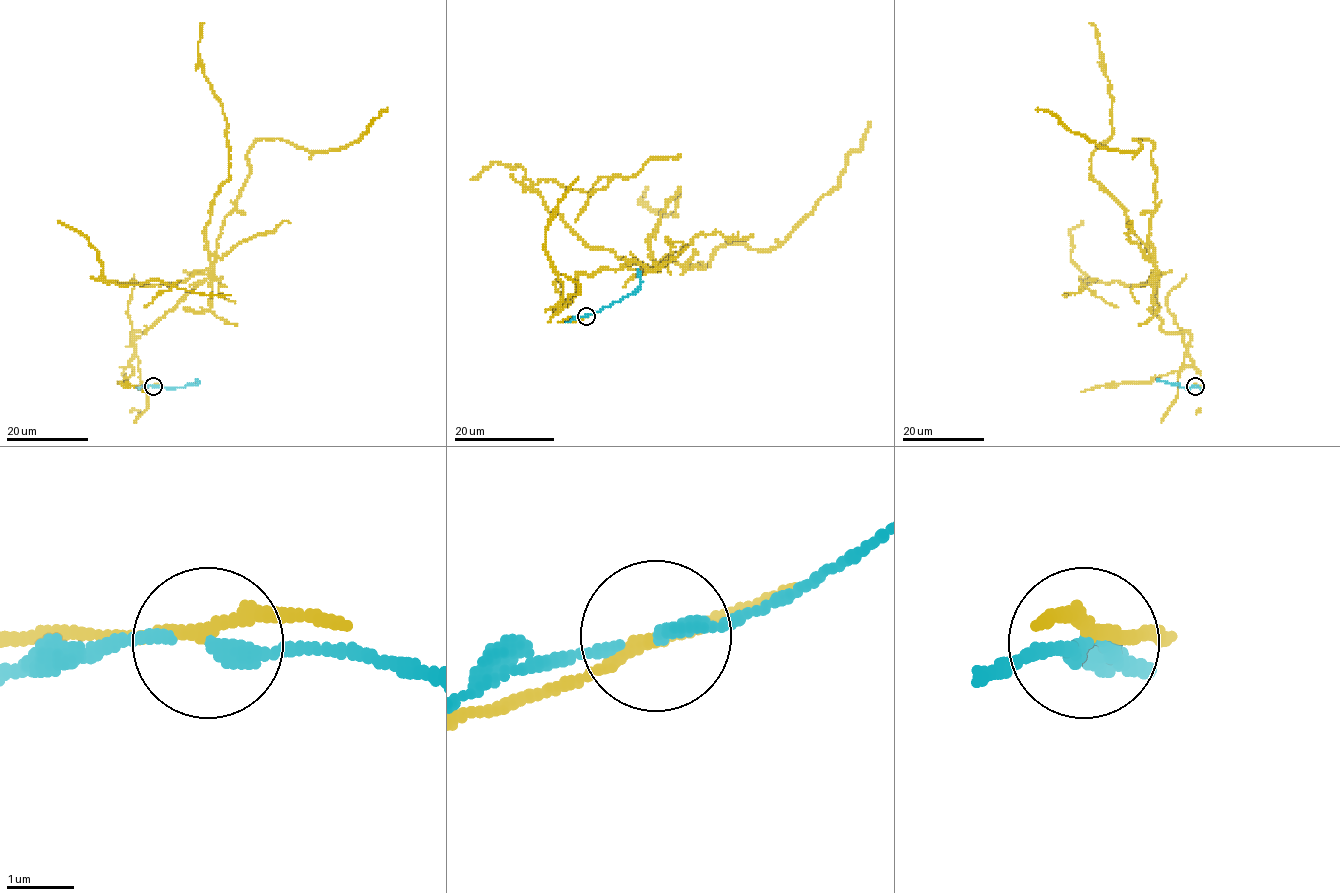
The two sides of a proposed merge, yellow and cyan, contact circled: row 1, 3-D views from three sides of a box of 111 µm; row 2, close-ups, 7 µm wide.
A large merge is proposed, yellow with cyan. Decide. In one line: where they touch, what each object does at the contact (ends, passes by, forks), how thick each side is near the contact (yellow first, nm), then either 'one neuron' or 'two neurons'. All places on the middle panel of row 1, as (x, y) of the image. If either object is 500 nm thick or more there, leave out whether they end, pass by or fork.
place (586, 316); yellow passes by; cyan passes by; calibres 180 and 200 nm; two neurons

